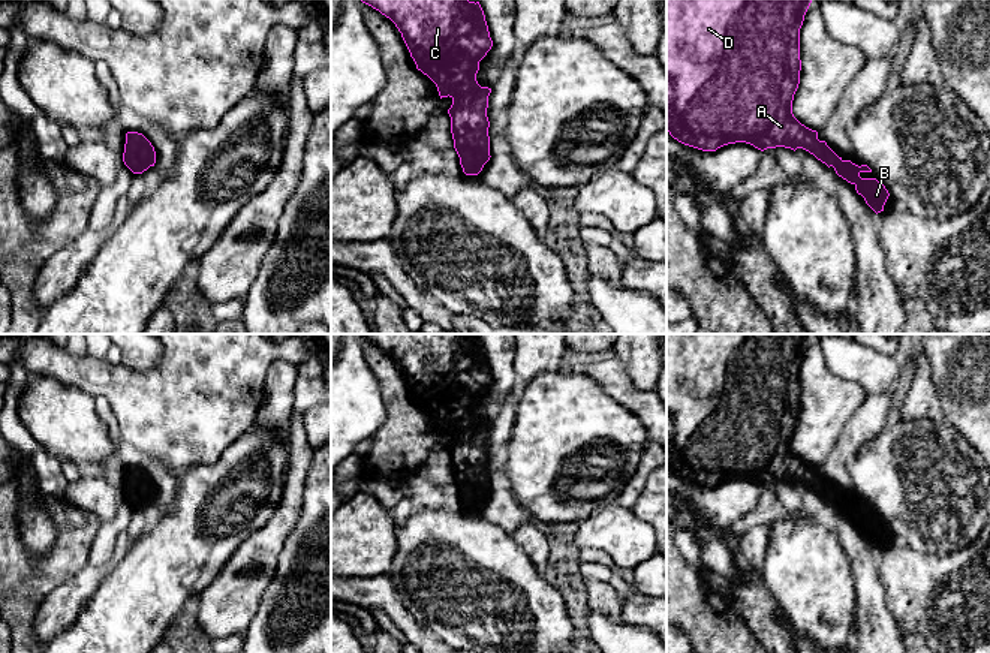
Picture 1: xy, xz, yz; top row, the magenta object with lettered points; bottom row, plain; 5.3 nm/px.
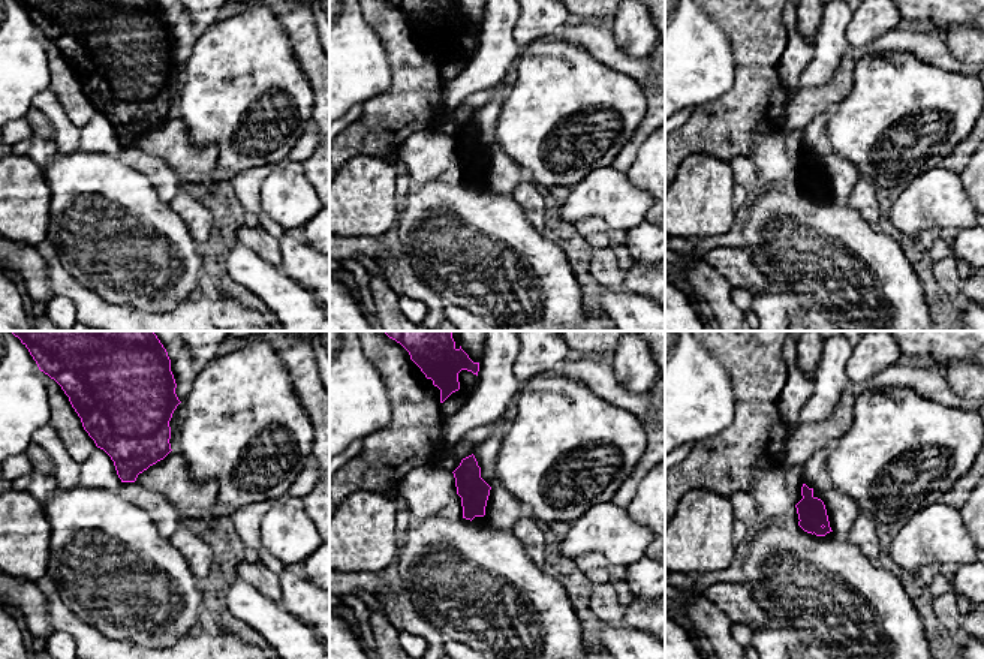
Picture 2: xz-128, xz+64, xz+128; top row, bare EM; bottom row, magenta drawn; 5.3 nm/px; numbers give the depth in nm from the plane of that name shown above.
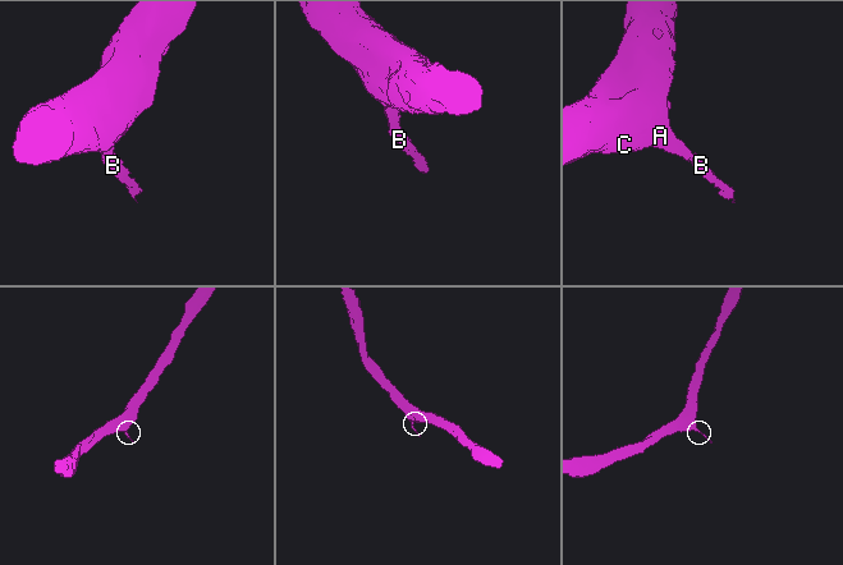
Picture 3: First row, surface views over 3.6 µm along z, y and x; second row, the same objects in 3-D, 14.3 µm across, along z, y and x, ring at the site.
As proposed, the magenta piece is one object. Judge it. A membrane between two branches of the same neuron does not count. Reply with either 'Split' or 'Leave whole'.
Leave whole

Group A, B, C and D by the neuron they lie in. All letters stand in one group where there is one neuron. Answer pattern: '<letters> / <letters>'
A B C D

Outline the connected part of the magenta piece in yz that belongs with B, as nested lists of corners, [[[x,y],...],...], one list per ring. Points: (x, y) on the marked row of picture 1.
[[[666,0],[666,130],[678,142],[702,151],[716,151],[723,145],[735,142],[750,144],[761,151],[776,147],[785,147],[794,151],[803,148],[828,168],[833,166],[839,177],[854,184],[857,193],[861,195],[866,204],[878,214],[884,211],[890,193],[876,178],[860,177],[861,172],[872,172],[872,169],[867,165],[858,166],[851,160],[839,157],[825,141],[818,139],[816,130],[801,124],[792,114],[792,100],[800,84],[801,70],[800,28],[810,3],[812,0]]]

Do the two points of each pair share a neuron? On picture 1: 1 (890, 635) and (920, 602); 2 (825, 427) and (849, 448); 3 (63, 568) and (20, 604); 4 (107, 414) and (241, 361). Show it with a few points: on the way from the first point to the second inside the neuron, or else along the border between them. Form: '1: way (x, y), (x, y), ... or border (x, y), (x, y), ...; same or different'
1: border (885, 593), (887, 610), (905, 637); different
2: border (857, 409), (834, 448), (821, 465); different
3: way (53, 571), (30, 593); same
4: border (96, 396), (102, 396), (113, 411), (122, 442); different

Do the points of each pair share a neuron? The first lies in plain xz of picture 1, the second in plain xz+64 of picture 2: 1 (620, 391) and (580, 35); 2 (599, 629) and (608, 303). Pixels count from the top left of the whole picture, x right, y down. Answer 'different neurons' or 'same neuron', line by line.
1: same neuron
2: same neuron

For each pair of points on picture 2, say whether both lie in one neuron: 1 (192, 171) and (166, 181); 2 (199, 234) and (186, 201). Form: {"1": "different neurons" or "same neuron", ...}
{"1": "different neurons", "2": "same neuron"}

